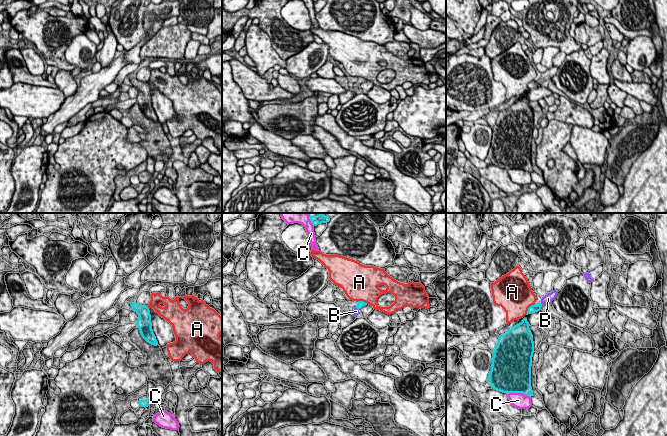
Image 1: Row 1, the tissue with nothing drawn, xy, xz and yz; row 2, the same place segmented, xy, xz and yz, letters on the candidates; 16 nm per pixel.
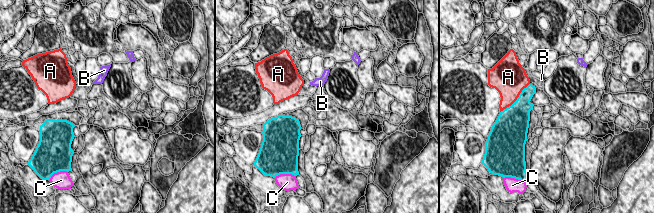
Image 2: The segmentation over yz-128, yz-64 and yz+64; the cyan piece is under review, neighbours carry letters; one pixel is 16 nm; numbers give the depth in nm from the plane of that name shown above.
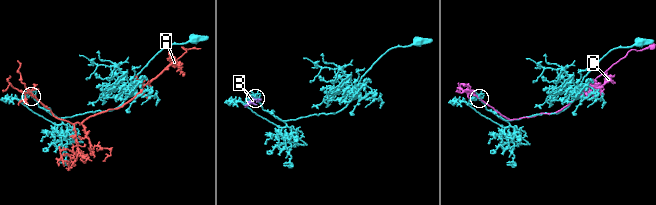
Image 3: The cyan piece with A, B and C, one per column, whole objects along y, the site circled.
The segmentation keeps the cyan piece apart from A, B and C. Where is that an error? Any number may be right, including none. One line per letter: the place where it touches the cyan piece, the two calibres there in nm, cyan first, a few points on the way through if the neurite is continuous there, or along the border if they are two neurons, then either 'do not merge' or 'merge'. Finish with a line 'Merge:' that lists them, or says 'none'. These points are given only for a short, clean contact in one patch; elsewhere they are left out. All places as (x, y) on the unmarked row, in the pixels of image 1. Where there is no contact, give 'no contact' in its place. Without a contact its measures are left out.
A: yz (528, 84) | 130/500 nm | do not merge
B: xz (357, 84) | 100/90 nm | across xz (360, 80), (357, 84), (356, 87) | merge
C: yz (519, 168) | 500/240 nm | do not merge
Merge: B

